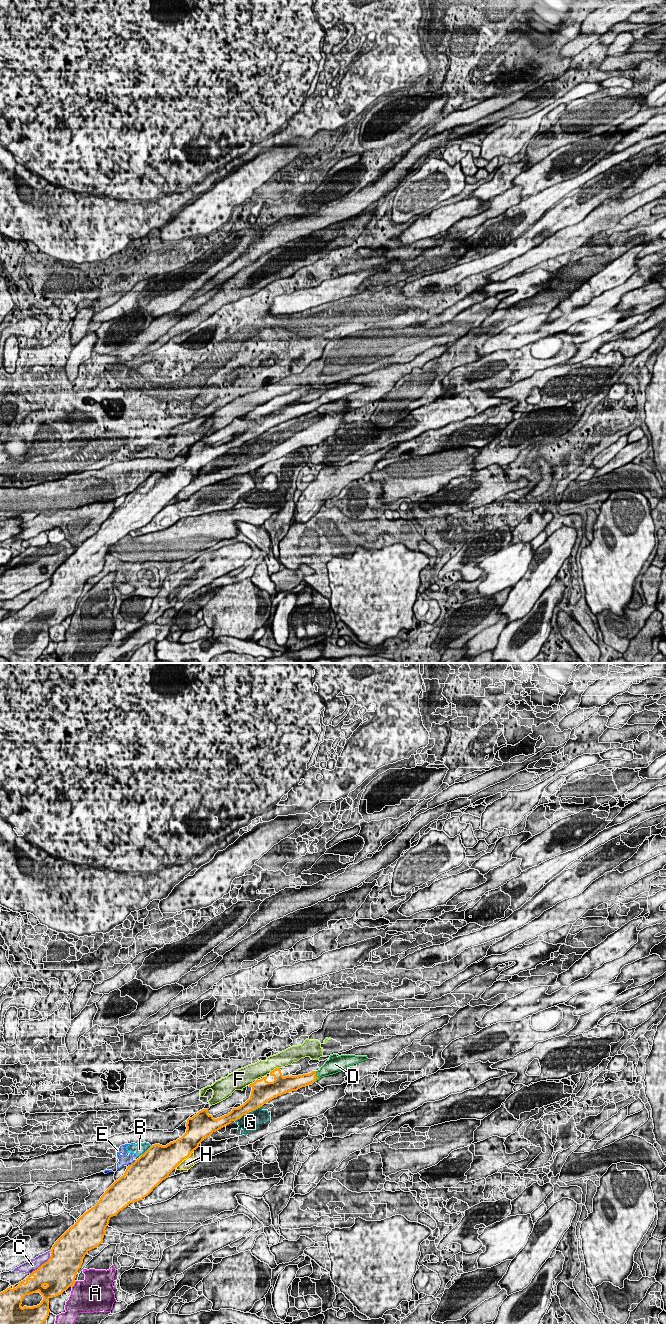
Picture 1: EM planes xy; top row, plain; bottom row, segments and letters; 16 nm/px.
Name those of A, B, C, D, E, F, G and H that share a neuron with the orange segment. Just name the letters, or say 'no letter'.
D

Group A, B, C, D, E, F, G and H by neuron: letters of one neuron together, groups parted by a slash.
A / B E / C / D / F / G H

